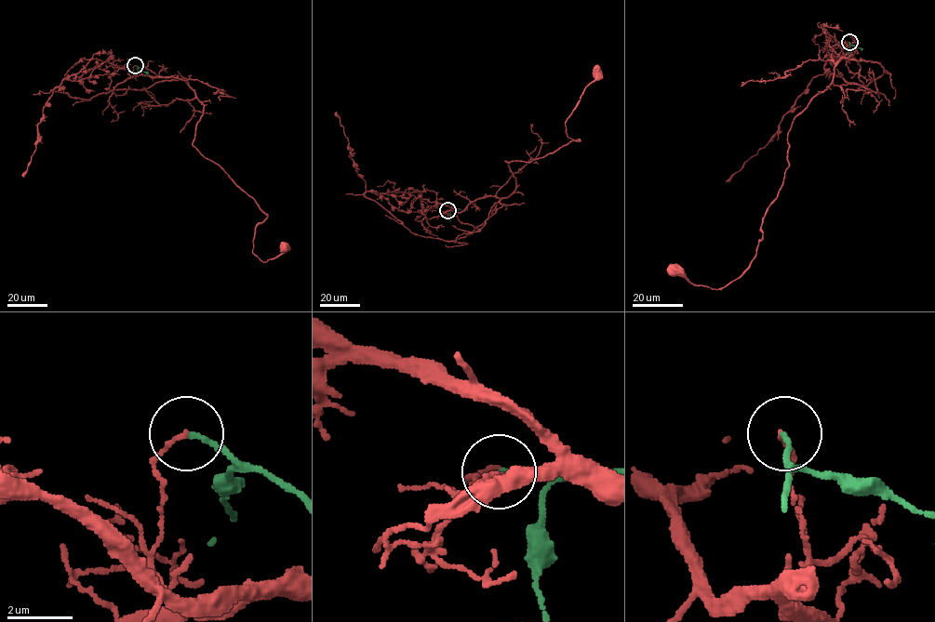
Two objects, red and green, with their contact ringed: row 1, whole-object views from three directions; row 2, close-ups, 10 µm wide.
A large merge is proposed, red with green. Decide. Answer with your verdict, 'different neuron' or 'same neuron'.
different neuron

